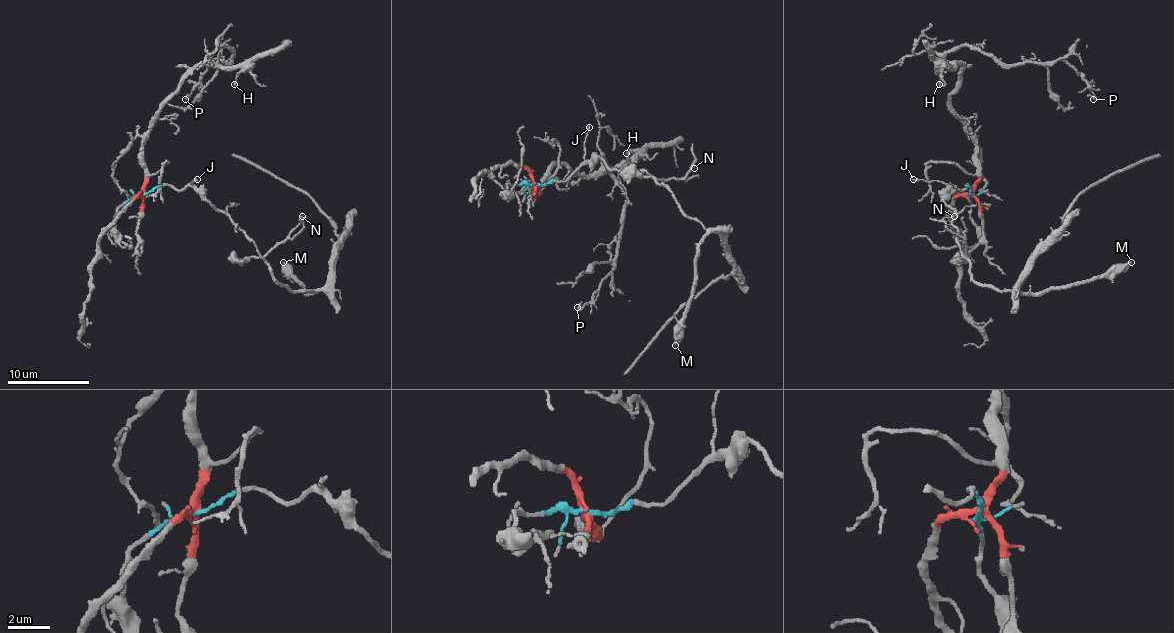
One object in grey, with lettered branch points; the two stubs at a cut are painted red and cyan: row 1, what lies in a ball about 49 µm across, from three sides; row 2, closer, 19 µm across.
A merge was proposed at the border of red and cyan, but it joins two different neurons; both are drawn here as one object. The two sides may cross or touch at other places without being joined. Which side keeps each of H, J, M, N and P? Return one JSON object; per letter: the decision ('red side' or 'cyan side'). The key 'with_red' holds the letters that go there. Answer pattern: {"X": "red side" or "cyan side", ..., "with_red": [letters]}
{"H": "red side", "J": "cyan side", "M": "cyan side", "N": "cyan side", "P": "red side", "with_red": ["H", "P"]}

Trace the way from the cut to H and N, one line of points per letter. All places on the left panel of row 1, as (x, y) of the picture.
H: (144, 194), (144, 135), (152, 117), (199, 66), (239, 66), (241, 72), (233, 84)
N: (144, 194), (170, 184), (178, 190), (195, 188), (223, 210), (264, 255), (290, 239), (303, 225), (303, 217)

